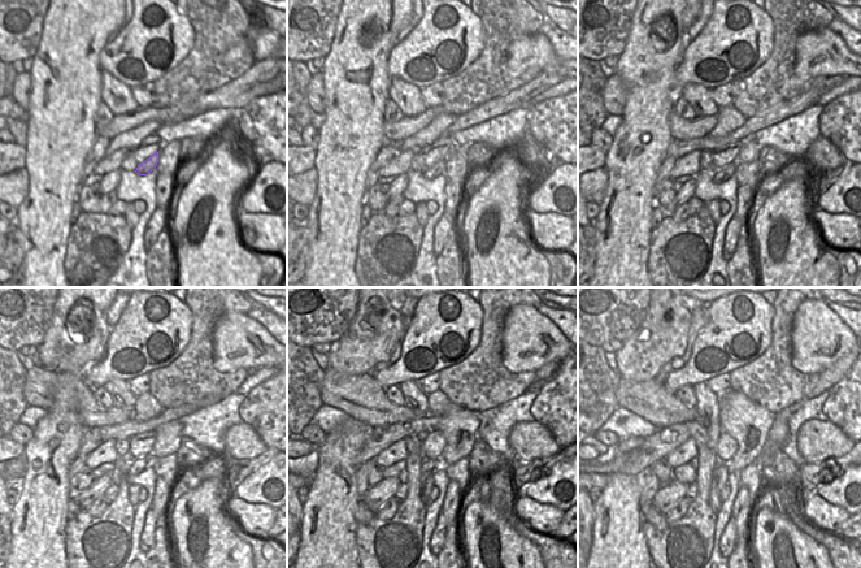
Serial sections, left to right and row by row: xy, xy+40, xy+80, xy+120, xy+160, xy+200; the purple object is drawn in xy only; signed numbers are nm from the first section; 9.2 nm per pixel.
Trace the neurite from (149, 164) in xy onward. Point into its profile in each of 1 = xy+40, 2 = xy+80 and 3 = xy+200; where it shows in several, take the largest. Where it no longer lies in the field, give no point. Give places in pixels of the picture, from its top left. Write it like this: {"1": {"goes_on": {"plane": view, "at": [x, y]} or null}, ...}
{"1": {"goes_on": {"plane": "xy+40", "at": [438, 168]}}, "2": {"goes_on": {"plane": "xy+80", "at": [725, 173]}}, "3": {"goes_on": {"plane": "xy+200", "at": [714, 501]}}}

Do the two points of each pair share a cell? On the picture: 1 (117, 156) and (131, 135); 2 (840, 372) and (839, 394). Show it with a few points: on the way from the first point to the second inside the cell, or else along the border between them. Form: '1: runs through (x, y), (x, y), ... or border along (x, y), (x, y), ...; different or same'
1: border along (127, 147), (121, 147), (105, 156); different
2: border along (847, 372), (829, 390); different

